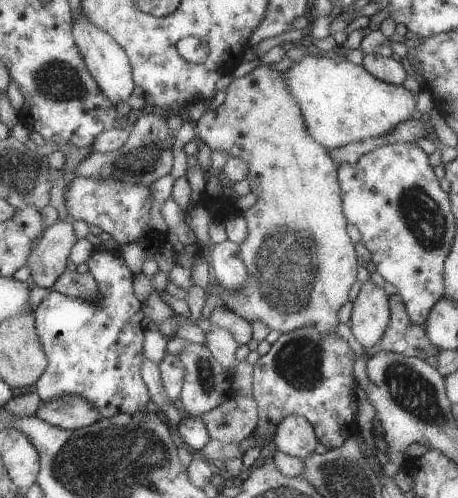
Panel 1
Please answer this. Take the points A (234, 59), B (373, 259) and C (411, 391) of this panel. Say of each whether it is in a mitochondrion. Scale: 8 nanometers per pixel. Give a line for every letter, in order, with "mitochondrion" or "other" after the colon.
A: other
B: other
C: mitochondrion

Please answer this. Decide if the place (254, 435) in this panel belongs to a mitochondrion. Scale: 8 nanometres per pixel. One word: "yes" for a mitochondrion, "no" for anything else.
no

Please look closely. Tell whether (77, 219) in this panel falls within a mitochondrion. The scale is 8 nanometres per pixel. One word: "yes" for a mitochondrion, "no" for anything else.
no

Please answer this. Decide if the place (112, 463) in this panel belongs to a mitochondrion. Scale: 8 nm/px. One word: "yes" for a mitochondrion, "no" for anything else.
yes

